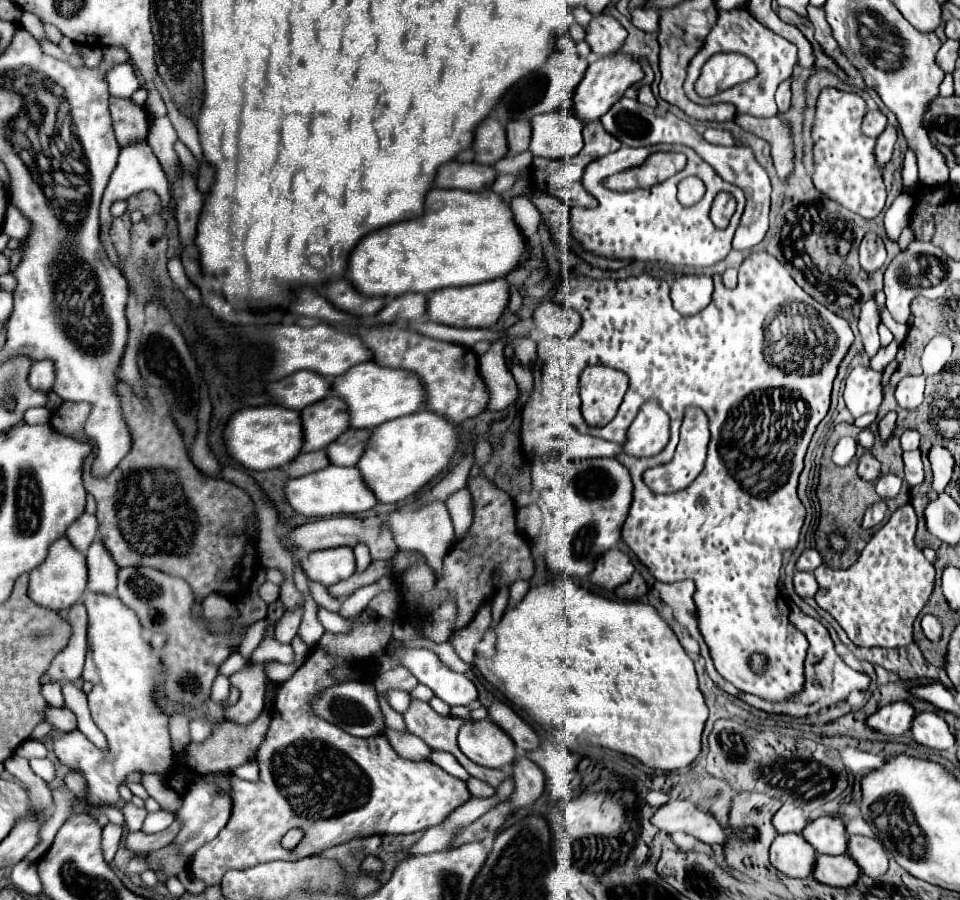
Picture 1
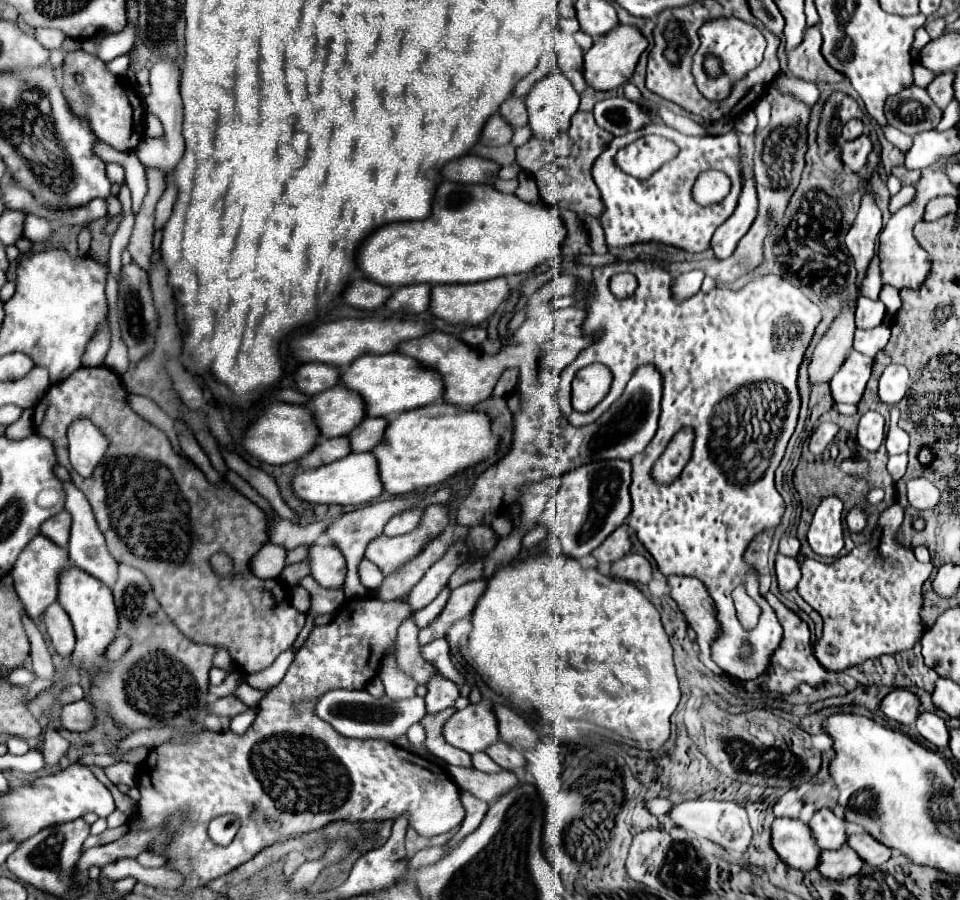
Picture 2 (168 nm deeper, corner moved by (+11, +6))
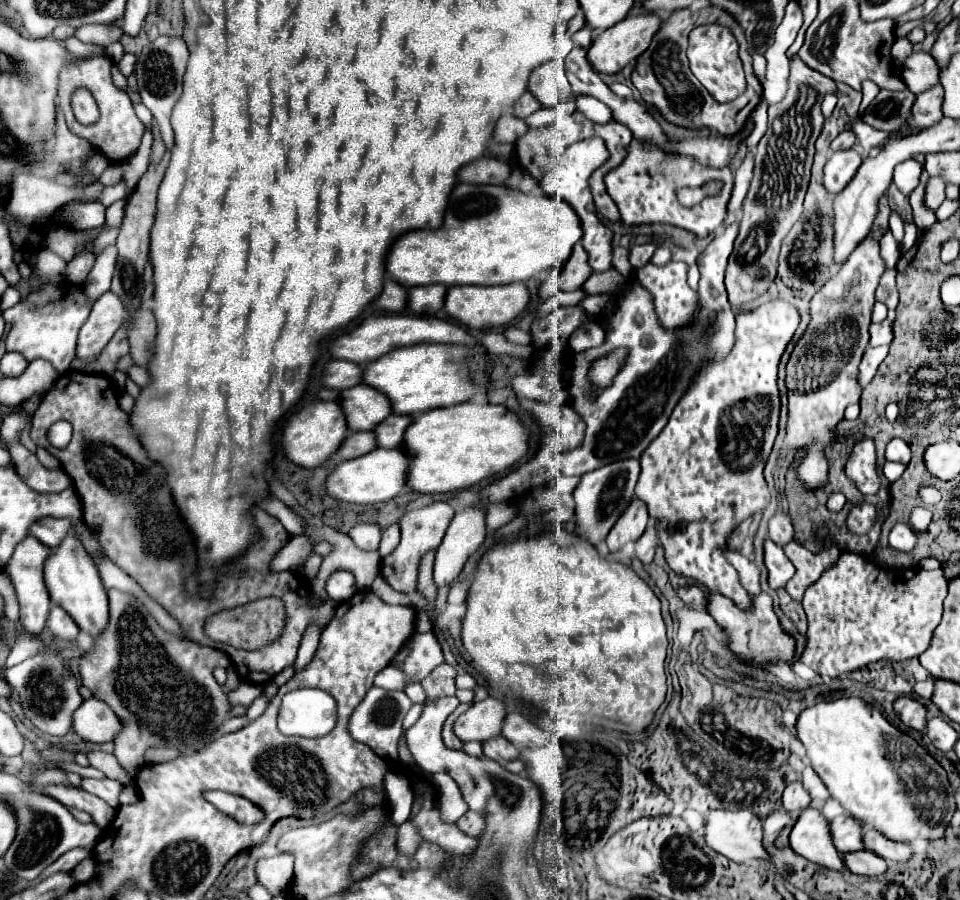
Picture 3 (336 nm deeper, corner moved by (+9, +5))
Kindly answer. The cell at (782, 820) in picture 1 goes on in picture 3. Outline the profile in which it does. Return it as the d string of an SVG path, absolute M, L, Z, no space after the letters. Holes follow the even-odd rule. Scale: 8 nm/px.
M791 782L785 786L783 792L783 808L793 812L793 810L805 810L809 806L811 798L809 792L803 788L801 782Z

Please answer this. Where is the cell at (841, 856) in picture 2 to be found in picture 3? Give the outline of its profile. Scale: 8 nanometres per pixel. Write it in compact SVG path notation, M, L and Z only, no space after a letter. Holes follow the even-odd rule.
M869 850L845 854L845 864L847 864L847 870L851 870L853 874L865 874L865 876L879 876L889 868L887 860L883 860L881 856Z

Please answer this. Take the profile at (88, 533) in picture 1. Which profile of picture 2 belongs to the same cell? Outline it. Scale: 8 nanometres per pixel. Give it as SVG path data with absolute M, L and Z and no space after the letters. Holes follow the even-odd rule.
M61 511L59 515L47 519L41 525L41 535L49 537L59 547L67 547L67 543L69 543L69 529L71 529L71 515L69 515L69 511Z

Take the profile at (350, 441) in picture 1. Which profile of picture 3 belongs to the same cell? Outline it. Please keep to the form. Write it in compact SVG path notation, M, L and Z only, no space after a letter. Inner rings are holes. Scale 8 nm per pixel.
M391 414L387 420L383 420L383 424L379 424L379 428L375 428L377 446L399 448L403 444L403 434L411 422L413 422L413 416Z

